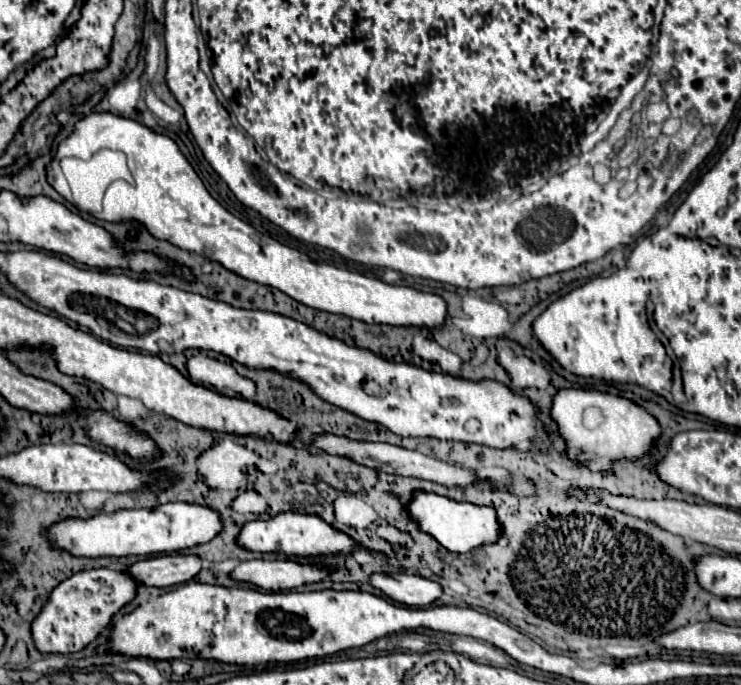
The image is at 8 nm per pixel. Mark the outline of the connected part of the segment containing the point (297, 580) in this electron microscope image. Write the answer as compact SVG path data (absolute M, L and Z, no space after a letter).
M253 559L241 561L229 577L235 581L253 583L265 591L285 591L295 589L303 583L315 583L329 575L329 569L323 565L301 565L291 559Z

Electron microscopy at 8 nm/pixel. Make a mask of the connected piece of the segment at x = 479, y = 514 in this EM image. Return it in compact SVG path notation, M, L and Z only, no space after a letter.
M415 491L407 503L407 515L419 525L419 531L431 535L445 549L453 553L467 553L481 545L493 545L503 537L503 527L495 517L495 509L485 505L471 505L467 501L451 501L449 497Z

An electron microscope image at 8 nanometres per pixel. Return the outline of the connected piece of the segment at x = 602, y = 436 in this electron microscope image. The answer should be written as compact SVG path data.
M561 389L553 399L551 417L557 421L561 435L567 441L567 453L579 463L587 463L593 471L607 471L615 459L639 459L643 457L651 441L661 435L661 427L655 417L645 409L633 405L627 399L611 393Z

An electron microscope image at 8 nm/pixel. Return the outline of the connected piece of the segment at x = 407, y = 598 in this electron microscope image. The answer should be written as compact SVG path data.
M373 573L369 583L383 591L387 597L391 597L397 603L405 603L411 607L425 607L433 603L437 597L441 597L441 585L409 573Z

